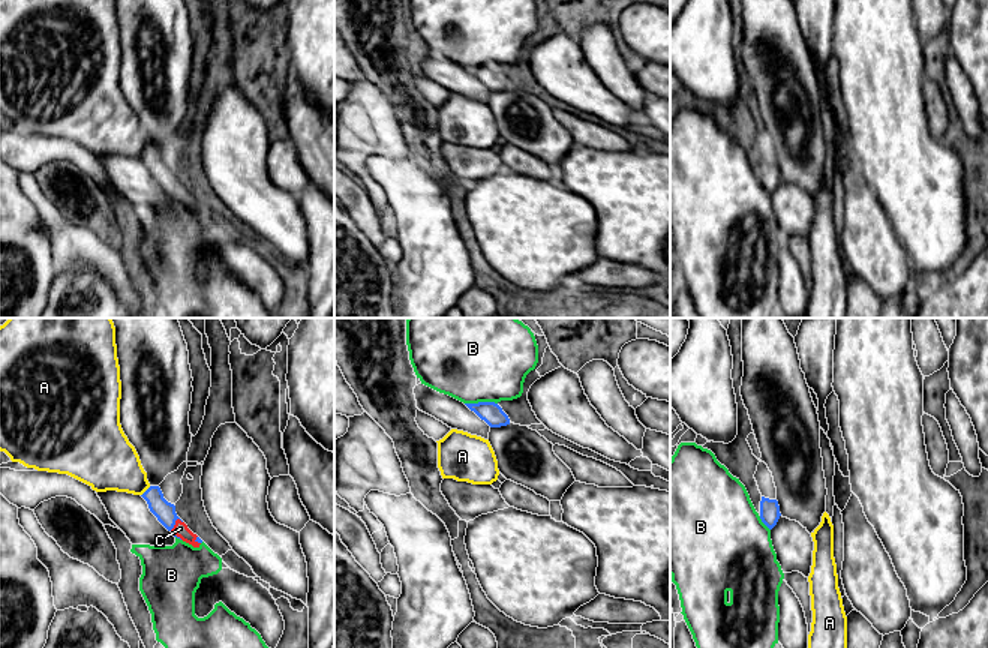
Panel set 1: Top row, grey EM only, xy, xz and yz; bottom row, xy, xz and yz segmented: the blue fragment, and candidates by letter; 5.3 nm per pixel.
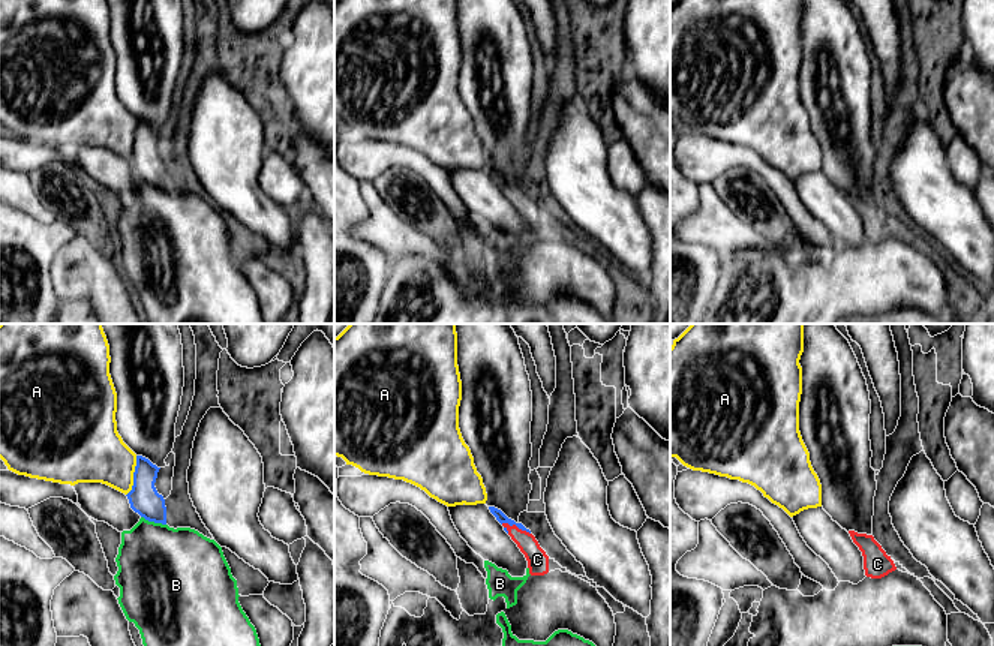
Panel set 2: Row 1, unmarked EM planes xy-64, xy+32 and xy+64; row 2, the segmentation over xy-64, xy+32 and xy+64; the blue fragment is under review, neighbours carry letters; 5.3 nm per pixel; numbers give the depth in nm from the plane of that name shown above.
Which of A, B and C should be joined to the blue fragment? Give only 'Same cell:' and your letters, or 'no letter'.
Same cell: C

